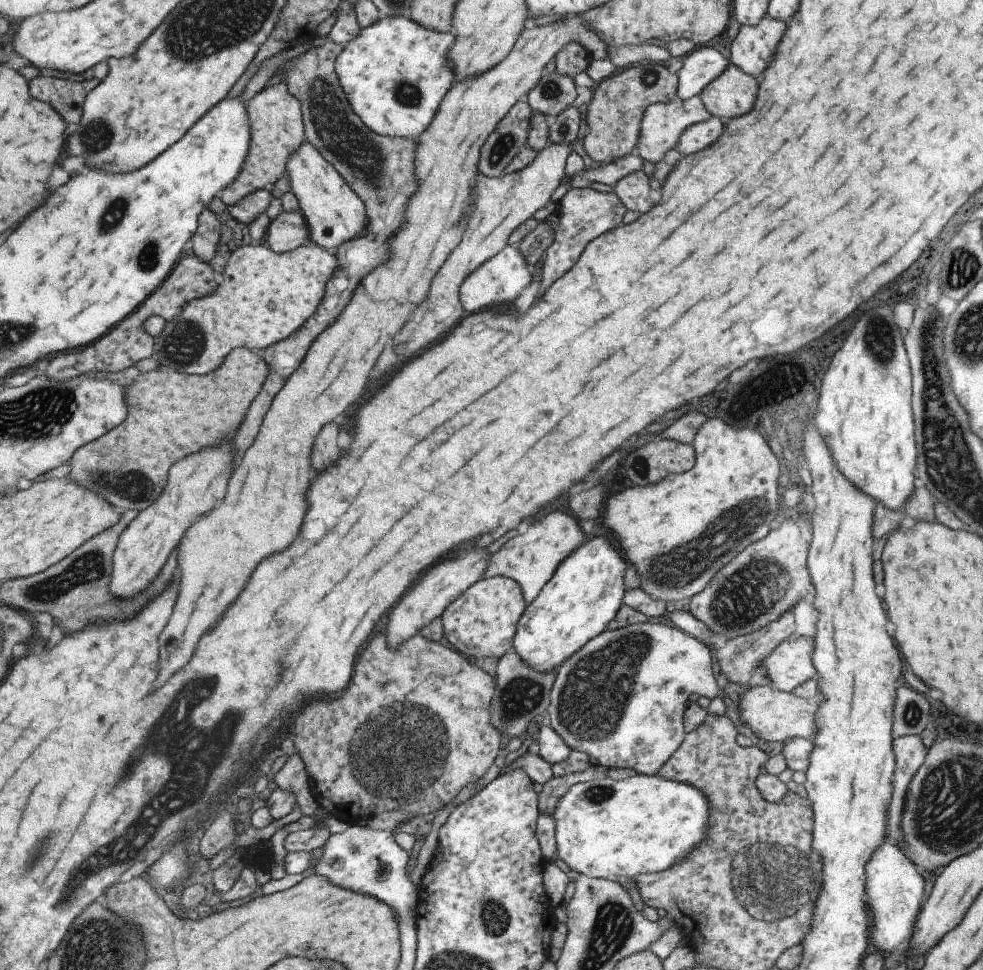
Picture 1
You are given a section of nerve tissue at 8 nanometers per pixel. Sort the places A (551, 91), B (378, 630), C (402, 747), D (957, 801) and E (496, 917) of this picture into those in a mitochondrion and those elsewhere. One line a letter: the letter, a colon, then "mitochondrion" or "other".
A: mitochondrion
B: other
C: mitochondrion
D: mitochondrion
E: mitochondrion

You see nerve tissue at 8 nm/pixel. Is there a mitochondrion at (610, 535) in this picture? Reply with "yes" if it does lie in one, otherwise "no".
no

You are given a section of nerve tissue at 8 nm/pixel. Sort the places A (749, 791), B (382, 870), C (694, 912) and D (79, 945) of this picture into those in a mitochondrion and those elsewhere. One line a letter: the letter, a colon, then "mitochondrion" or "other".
A: other
B: other
C: other
D: mitochondrion

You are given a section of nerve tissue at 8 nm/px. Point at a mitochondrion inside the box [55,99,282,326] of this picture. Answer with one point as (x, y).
(96, 135)

